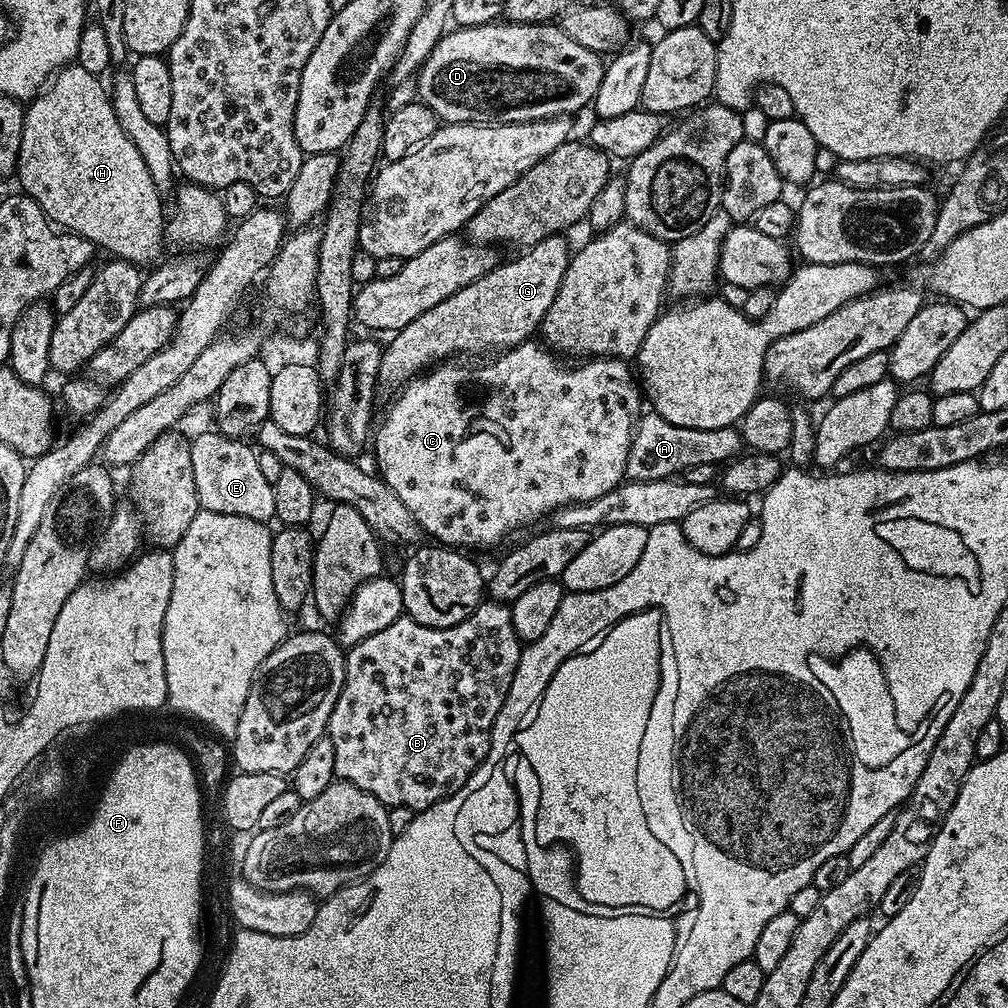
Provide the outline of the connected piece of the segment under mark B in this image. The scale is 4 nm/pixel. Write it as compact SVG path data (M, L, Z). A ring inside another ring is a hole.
M481 602L462 622L449 628L431 628L414 622L406 614L386 630L378 630L378 634L370 634L370 638L362 638L362 642L351 645L344 657L344 685L342 694L338 694L338 702L334 702L334 710L328 719L326 734L330 742L334 742L334 770L336 780L345 780L358 790L366 790L366 794L374 794L378 802L389 809L394 806L406 806L411 812L418 813L434 806L447 796L452 796L476 772L476 768L487 758L493 739L493 726L497 714L506 702L506 694L510 690L510 682L514 682L514 670L520 661L522 642L512 625L512 610L507 603Z

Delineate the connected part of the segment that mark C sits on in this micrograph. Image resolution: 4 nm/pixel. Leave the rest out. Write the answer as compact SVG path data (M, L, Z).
M529 338L523 344L516 344L513 348L501 351L495 358L485 359L488 360L485 364L476 364L473 368L468 362L441 362L435 365L431 370L403 385L399 389L400 397L389 406L388 413L381 420L379 417L375 425L370 448L376 451L379 475L384 483L390 486L390 490L394 490L398 498L402 498L402 506L410 510L421 533L425 537L433 536L437 545L457 550L488 548L491 544L498 543L503 536L510 535L515 528L532 524L543 516L551 517L568 504L585 504L594 498L602 498L602 494L614 490L625 479L627 452L633 429L637 425L638 413L641 411L640 400L642 404L642 388L633 369L631 372L625 361L615 358L588 358L583 362L565 362L543 343L535 344L534 341L535 339Z

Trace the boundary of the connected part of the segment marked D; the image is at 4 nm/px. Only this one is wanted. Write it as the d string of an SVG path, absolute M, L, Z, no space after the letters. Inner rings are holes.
M493 22L473 28L457 27L455 31L449 31L438 41L415 77L416 95L419 103L428 107L435 114L437 121L444 124L517 124L518 122L534 122L535 120L553 120L555 116L573 114L572 112L586 107L587 104L589 107L595 101L596 91L602 82L605 66L601 53L586 50L586 46L578 46L578 42L574 42L574 38L566 35L555 23Z

